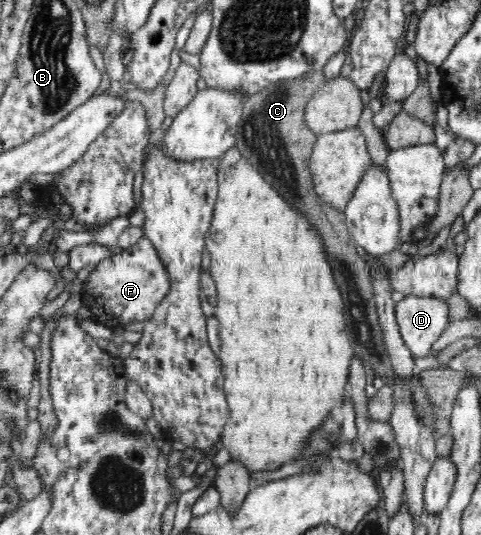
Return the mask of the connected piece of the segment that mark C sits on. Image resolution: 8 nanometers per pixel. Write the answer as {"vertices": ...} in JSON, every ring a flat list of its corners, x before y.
{"vertices":[[312,71,300,78,269,85,259,93,245,98,242,119,236,134,236,149,239,149,255,170,259,171,295,210,306,215,309,223,322,238,327,262,331,266,333,279,344,303,344,319,353,356,358,357,363,366,370,367,375,375,381,376,385,385,392,386,396,381,396,372,383,340,367,262,357,253,357,245,345,226,344,212,326,204,315,193,308,167,317,136,306,125,304,112,309,99,325,83,323,71]]}

